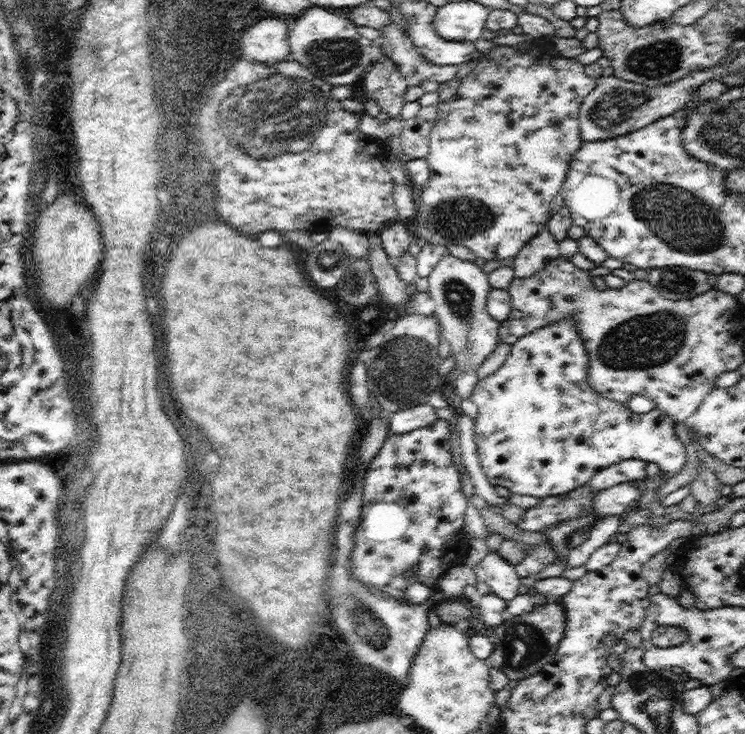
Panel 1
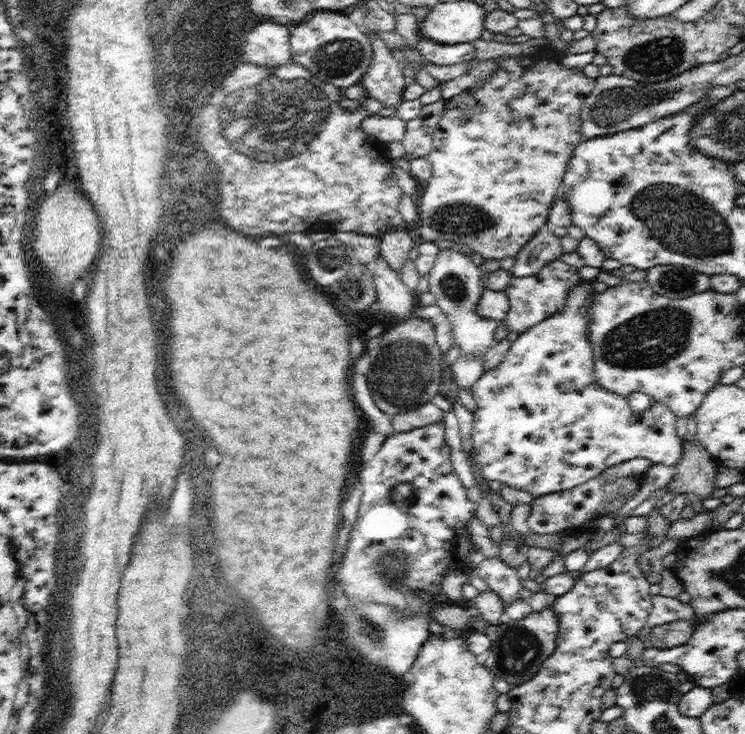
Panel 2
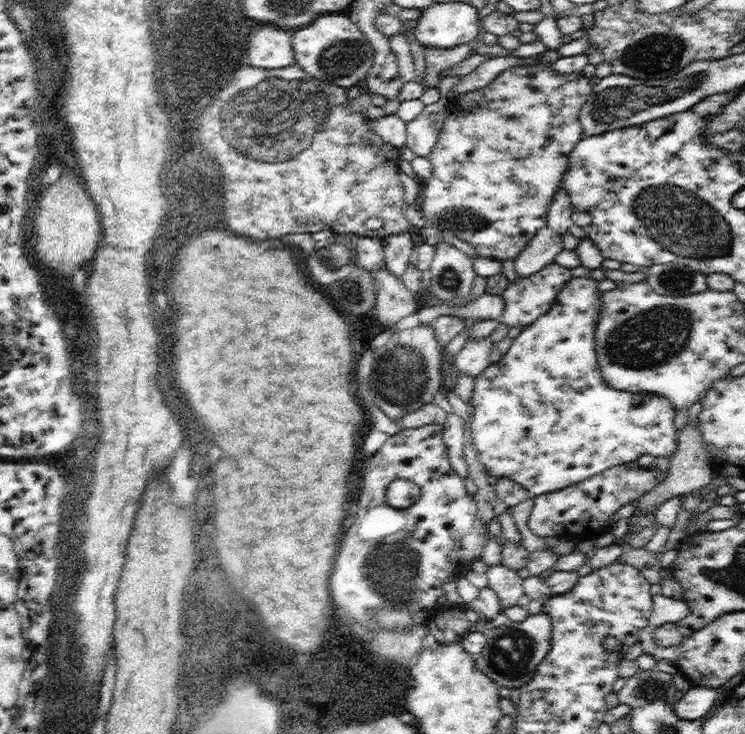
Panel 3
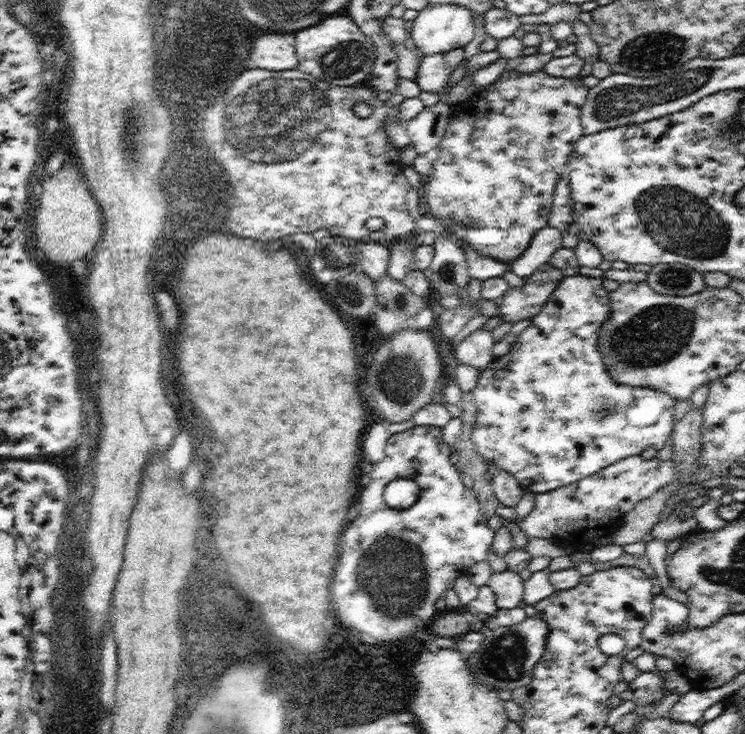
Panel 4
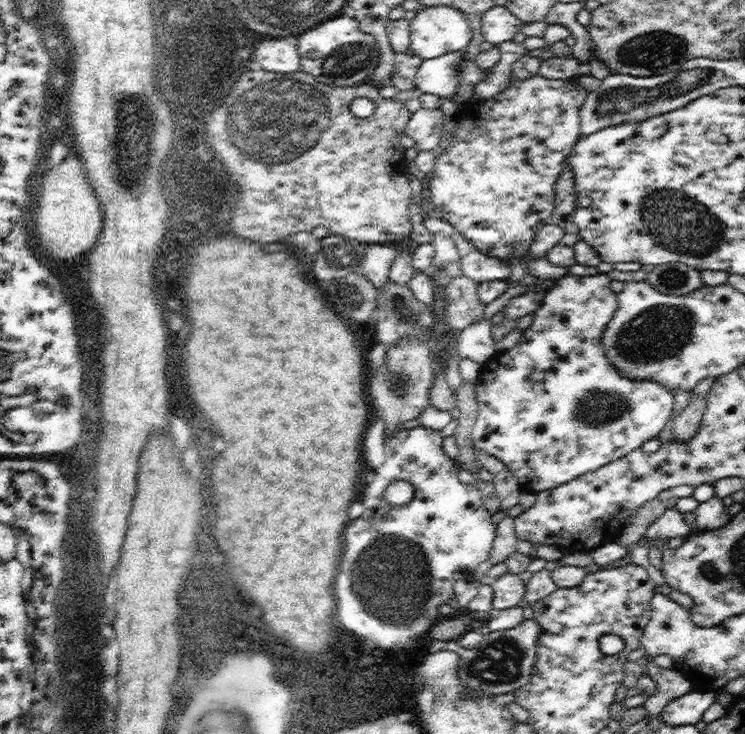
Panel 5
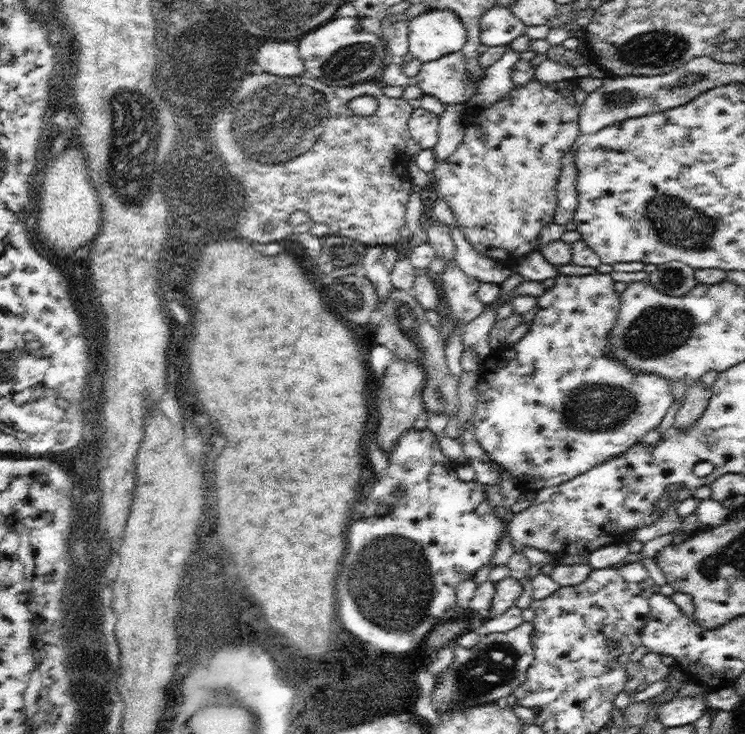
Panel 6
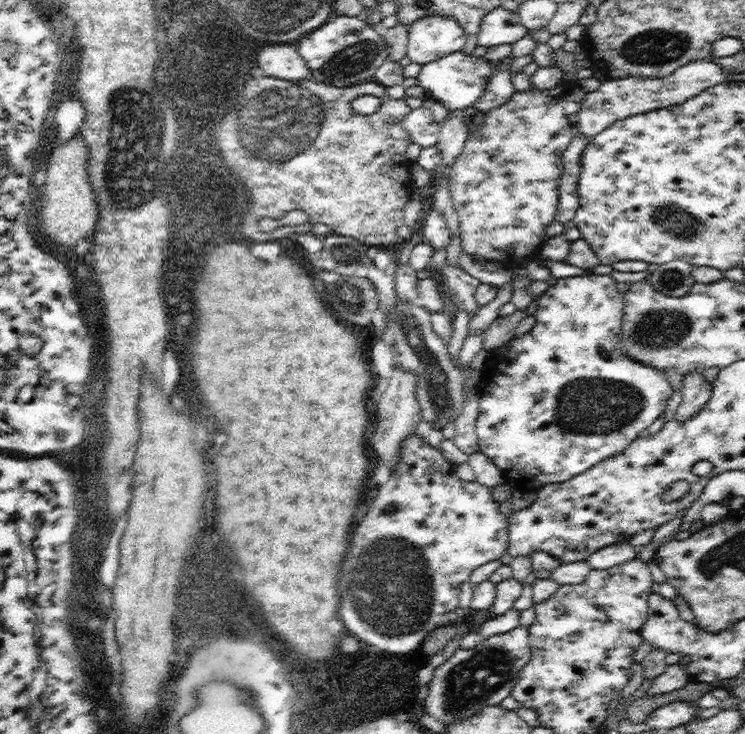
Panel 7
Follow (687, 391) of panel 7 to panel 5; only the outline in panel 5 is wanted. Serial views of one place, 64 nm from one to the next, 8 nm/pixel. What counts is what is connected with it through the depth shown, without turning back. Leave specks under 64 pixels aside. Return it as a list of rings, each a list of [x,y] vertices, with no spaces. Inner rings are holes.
[[[691,394],[687,406],[679,412],[679,416],[673,422],[671,436],[675,442],[687,444],[693,440],[693,436],[697,434],[697,428],[701,424],[705,408],[707,408],[707,396],[693,396]]]

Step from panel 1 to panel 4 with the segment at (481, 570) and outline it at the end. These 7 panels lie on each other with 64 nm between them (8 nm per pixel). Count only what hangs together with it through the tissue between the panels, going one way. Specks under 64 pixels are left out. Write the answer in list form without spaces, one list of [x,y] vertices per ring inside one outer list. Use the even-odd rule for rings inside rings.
[[[509,570],[499,574],[491,572],[487,586],[495,594],[497,610],[511,610],[523,606],[523,580],[519,578],[519,574],[513,574]]]

